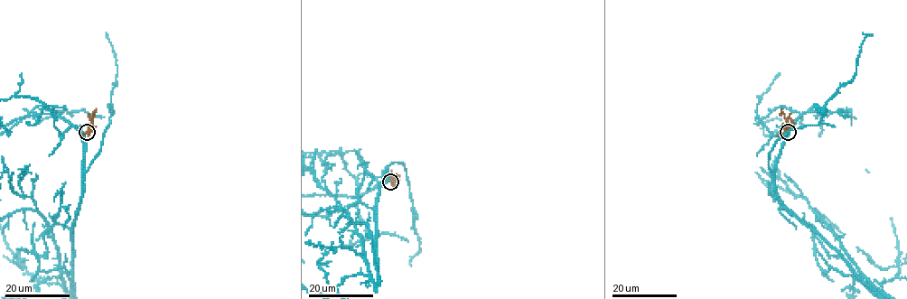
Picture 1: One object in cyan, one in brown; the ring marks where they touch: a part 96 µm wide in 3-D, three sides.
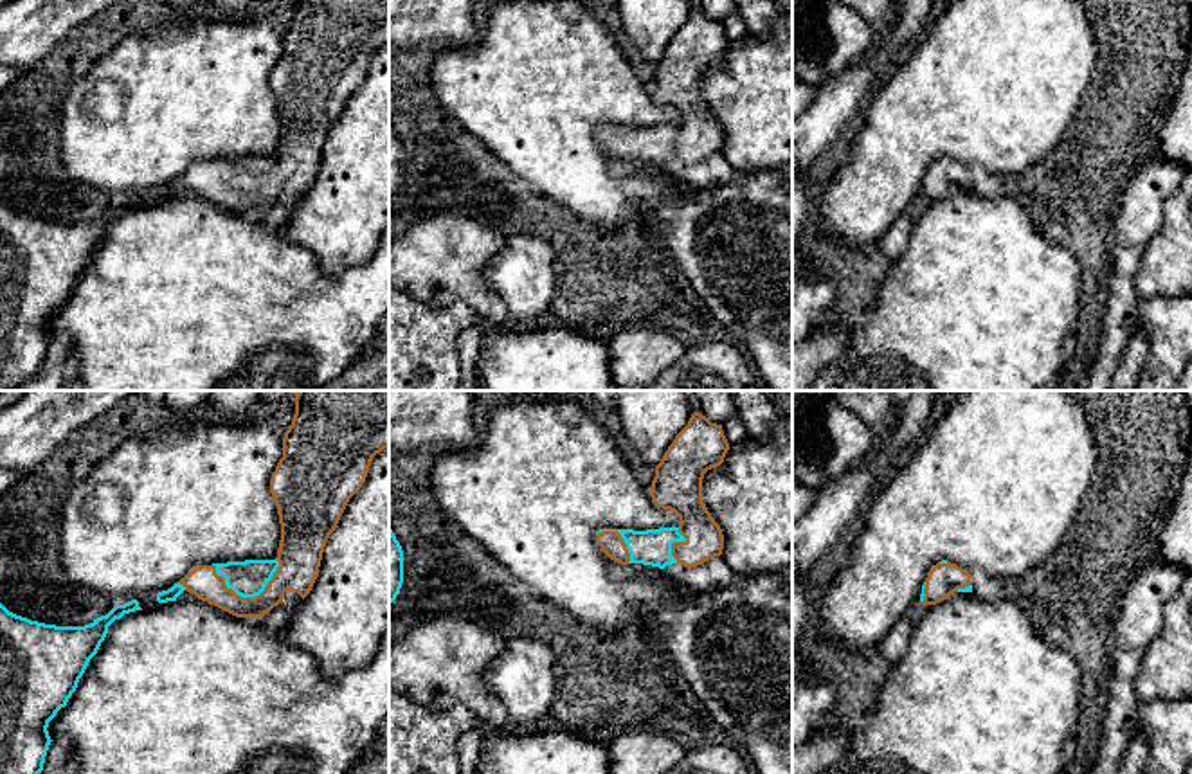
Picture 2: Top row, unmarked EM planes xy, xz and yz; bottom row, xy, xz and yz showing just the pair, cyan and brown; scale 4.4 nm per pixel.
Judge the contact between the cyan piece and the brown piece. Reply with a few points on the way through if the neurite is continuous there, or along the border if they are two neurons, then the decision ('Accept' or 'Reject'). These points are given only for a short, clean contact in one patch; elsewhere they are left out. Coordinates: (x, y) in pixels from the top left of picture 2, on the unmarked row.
Accept

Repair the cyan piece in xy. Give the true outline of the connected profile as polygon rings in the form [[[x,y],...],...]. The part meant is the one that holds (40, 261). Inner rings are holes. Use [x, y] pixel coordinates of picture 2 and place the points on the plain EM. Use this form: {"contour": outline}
{"contour": [[[137,196],[115,202],[85,223],[56,223],[9,209],[0,200],[0,391],[16,391],[32,378],[50,342],[49,319],[67,302],[108,223],[124,211],[142,207]]]}

